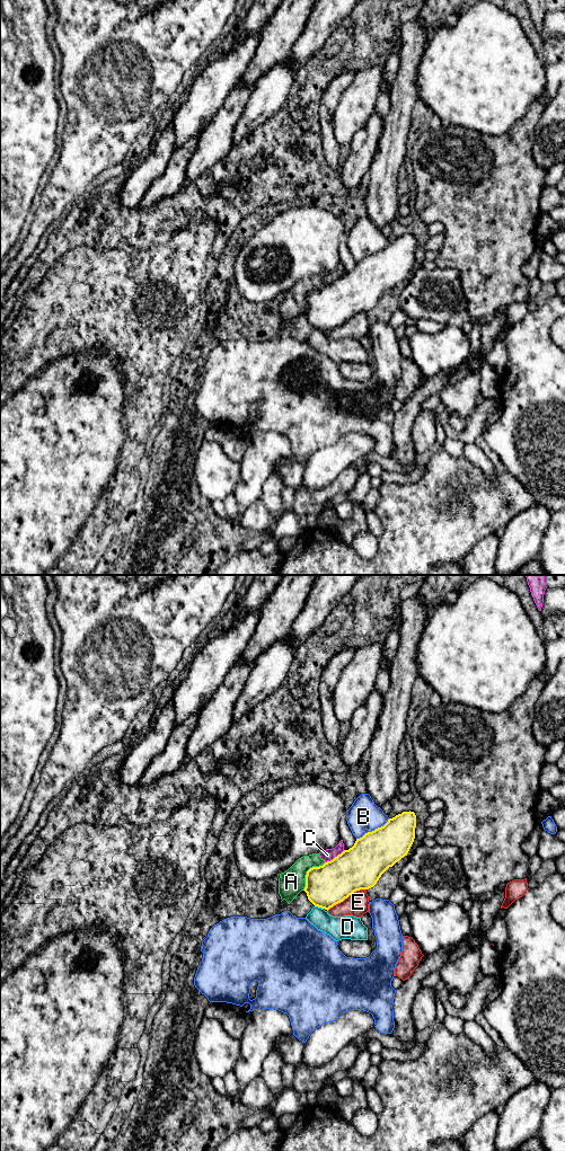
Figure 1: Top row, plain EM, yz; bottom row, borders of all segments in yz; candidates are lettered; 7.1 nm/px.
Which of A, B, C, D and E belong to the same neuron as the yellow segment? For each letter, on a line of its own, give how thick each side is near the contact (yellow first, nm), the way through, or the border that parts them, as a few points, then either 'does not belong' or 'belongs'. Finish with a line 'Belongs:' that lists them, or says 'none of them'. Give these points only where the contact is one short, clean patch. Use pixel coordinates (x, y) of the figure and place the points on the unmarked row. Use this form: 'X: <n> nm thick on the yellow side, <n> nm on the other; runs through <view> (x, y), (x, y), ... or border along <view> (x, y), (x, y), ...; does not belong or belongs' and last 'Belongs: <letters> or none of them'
A: 300 nm thick on the yellow side, 180 nm on the other; border along yz (325, 285), (312, 289), (307, 294), (306, 309), (302, 312); does not belong
B: 300 nm thick on the yellow side, 240 nm on the other; does not belong
C: 320 nm thick on the yellow side, 90 nm on the other; border along yz (344, 273), (325, 285); does not belong
D: 300 nm thick on the yellow side, 170 nm on the other; does not belong
E: 320 nm thick on the yellow side, 160 nm on the other; does not belong
Belongs: none of them

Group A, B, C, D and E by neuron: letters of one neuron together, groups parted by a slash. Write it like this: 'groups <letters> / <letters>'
groups A C / B / D / E

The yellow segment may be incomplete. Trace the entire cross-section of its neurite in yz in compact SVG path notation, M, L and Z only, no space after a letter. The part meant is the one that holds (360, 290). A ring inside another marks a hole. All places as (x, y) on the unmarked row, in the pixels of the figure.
M403 234L389 241L383 249L356 262L352 271L344 273L333 283L325 285L323 289L310 291L306 298L306 310L303 312L308 322L315 329L328 334L354 315L373 310L389 290L407 278L415 262L415 250L415 236Z

